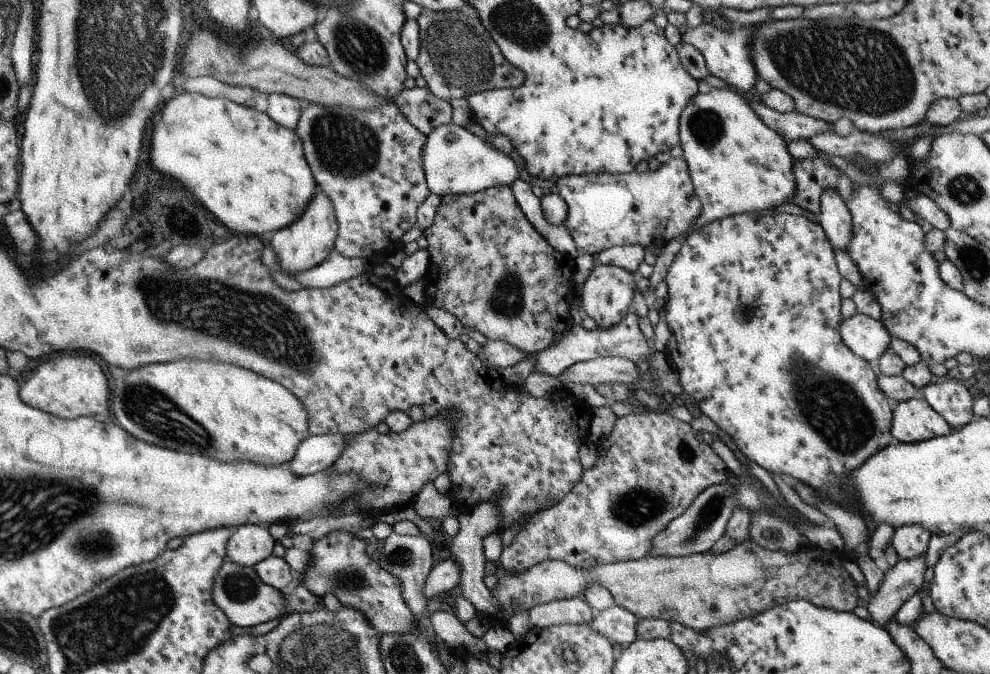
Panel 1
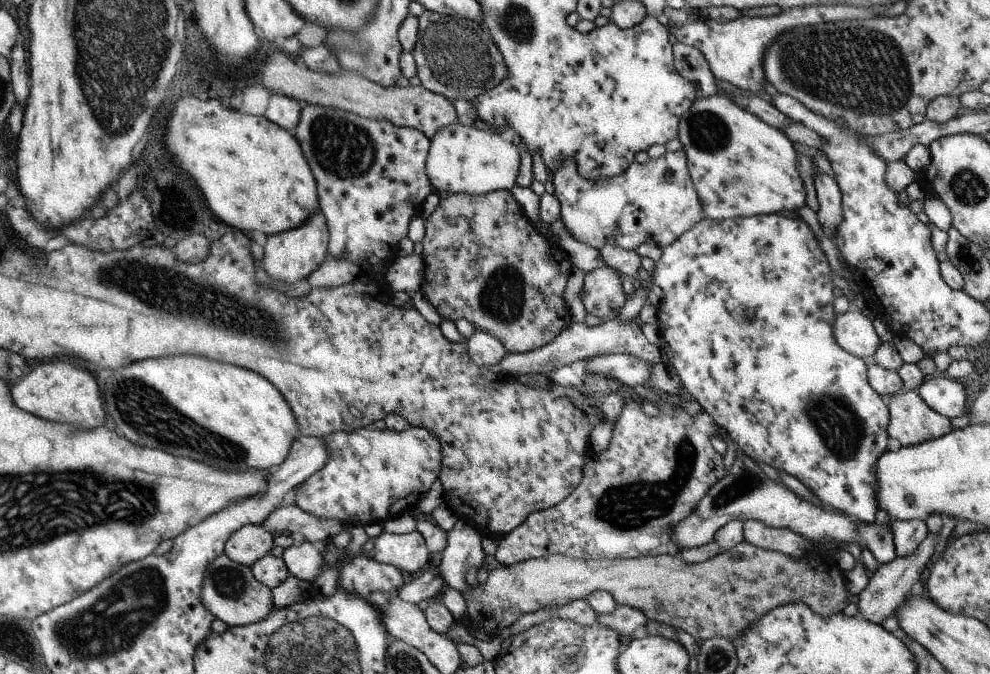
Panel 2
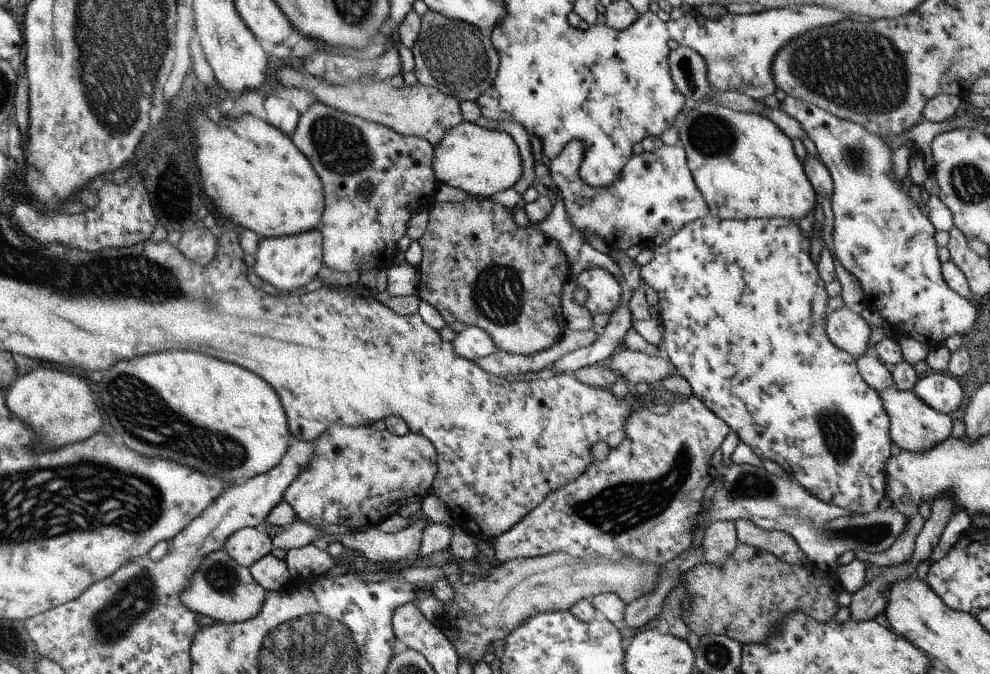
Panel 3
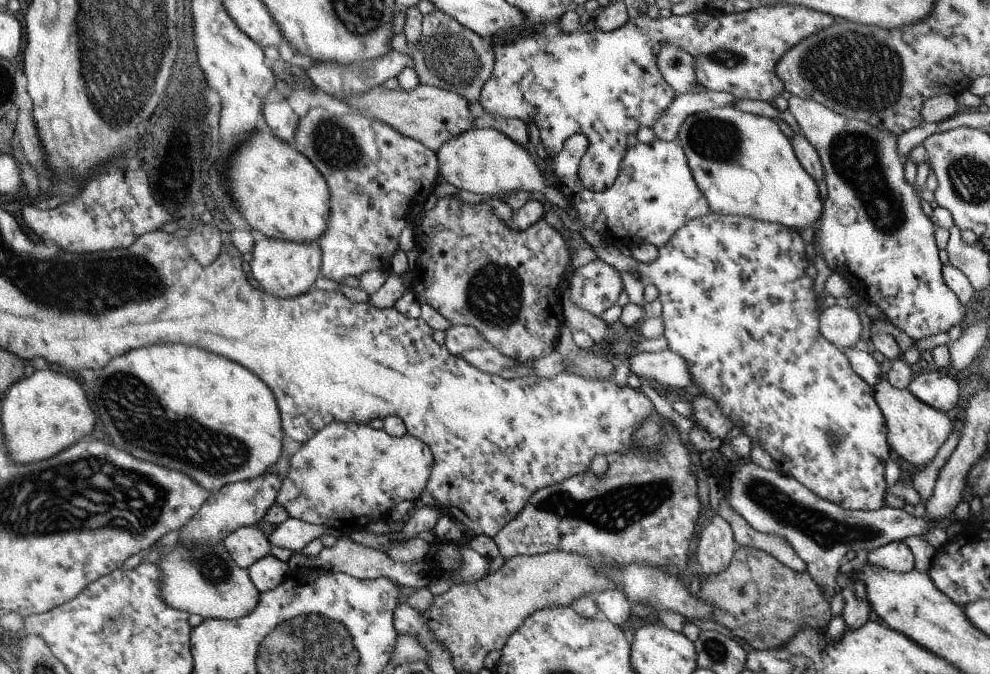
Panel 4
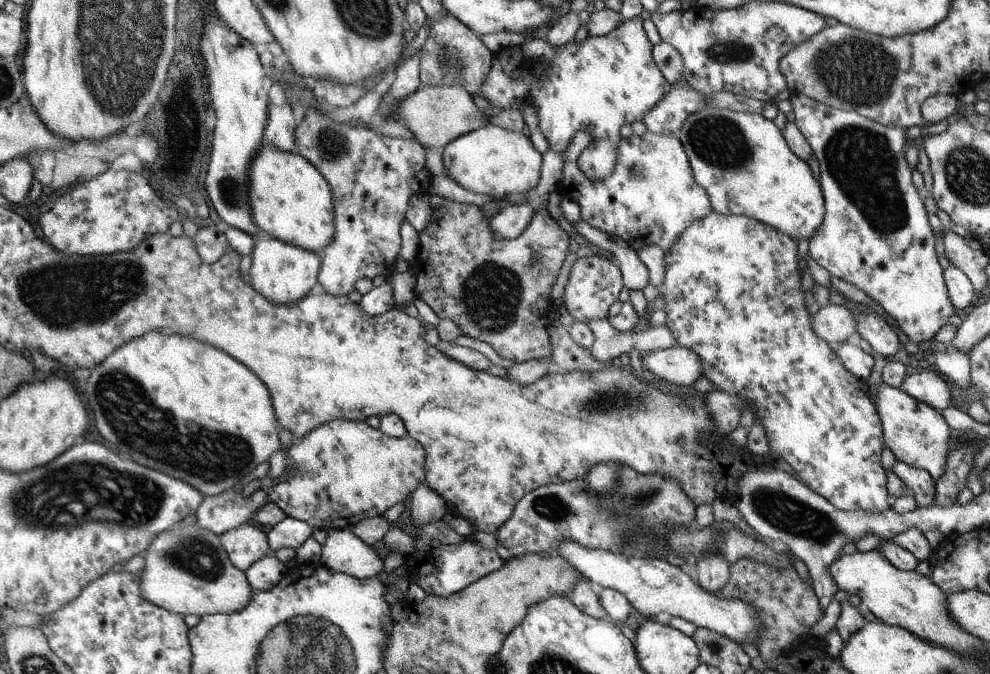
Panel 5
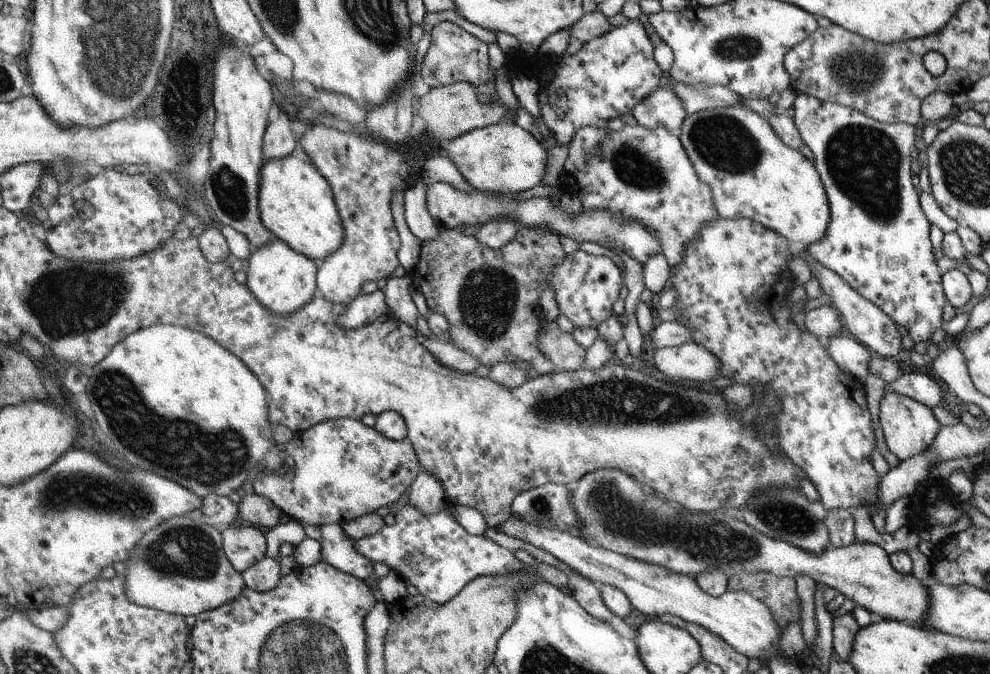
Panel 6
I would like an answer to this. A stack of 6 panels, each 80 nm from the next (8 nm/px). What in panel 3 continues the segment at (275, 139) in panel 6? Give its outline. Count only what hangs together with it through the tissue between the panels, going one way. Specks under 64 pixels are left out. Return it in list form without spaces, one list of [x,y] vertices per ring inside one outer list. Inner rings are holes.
[[[268,96],[265,98],[264,108],[266,110],[265,121],[274,128],[281,129],[286,135],[292,138],[298,122],[299,112],[286,98],[280,96]]]

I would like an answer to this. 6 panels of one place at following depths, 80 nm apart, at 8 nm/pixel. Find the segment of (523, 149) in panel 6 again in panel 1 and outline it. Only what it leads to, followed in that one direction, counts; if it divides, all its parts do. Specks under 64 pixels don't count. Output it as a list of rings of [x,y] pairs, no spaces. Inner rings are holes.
[[[455,123],[439,126],[424,146],[423,164],[426,180],[434,194],[441,198],[452,195],[469,195],[488,187],[511,186],[518,179],[516,162],[491,145],[490,138],[483,140]]]

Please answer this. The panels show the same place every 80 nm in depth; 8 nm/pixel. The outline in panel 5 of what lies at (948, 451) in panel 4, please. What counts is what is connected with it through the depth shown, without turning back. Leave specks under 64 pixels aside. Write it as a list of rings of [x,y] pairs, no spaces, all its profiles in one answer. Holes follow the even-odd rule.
[[[898,460],[894,464],[893,471],[912,490],[917,508],[927,508],[933,503],[936,483],[928,470]]]

